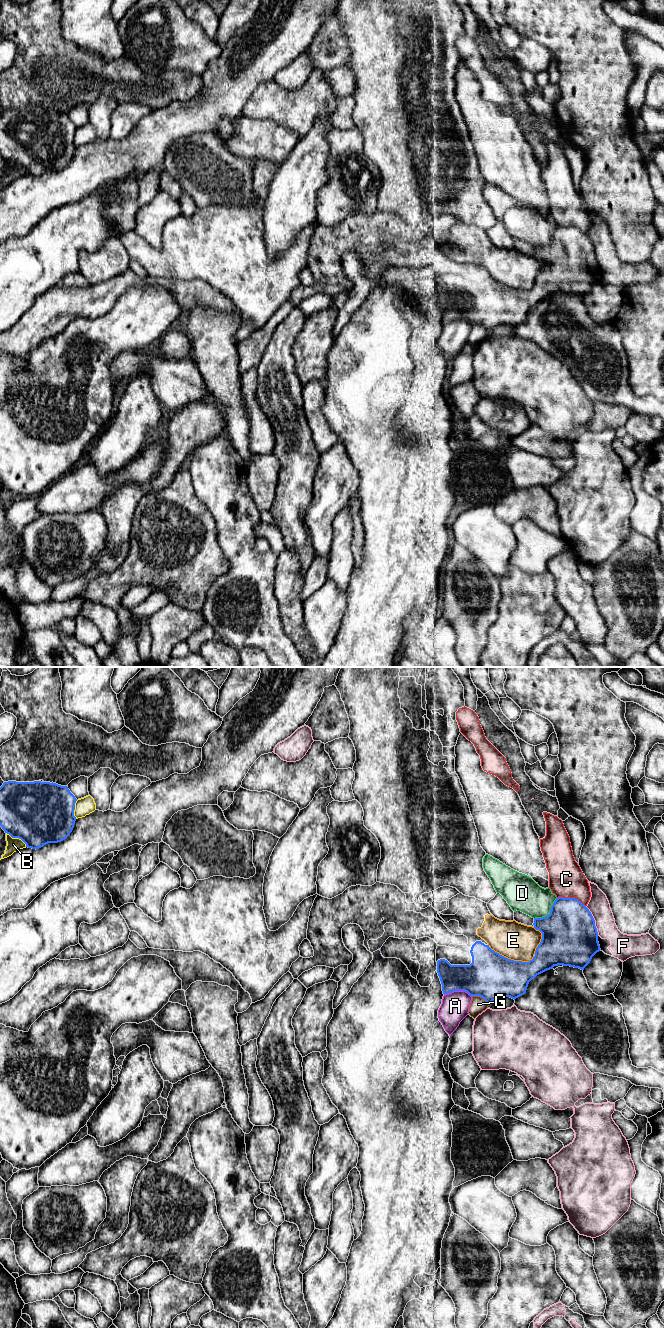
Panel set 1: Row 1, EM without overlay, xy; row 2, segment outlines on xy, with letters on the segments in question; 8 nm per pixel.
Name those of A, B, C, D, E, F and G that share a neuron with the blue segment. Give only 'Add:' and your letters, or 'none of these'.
Add: G

